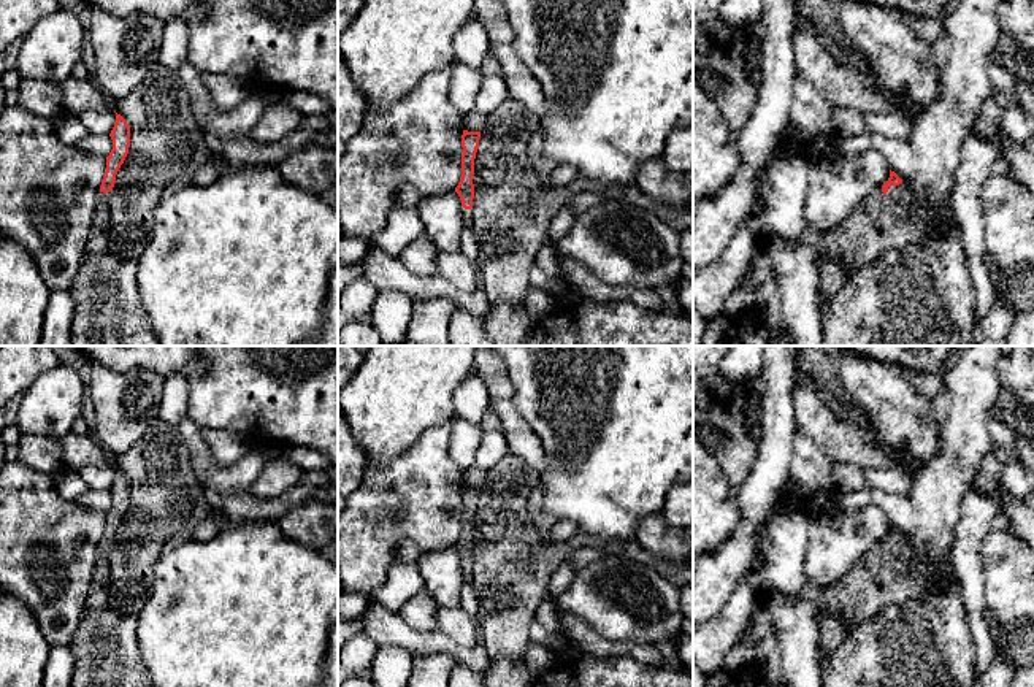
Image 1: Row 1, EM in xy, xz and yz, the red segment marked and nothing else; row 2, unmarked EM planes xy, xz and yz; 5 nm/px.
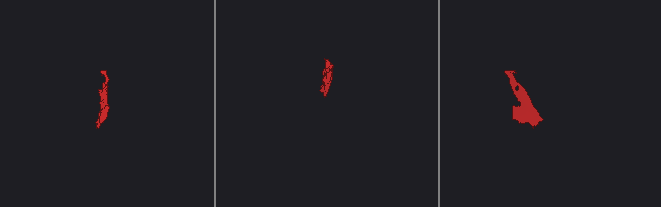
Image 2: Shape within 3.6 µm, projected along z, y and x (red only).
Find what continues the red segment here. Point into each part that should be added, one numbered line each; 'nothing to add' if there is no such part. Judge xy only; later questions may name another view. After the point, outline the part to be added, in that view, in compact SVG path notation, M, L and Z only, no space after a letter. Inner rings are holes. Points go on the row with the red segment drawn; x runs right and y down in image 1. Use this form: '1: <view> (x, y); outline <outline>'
1: xy (99, 235); outline M98 194L94 221L87 236L87 252L101 254L109 246L109 198Z

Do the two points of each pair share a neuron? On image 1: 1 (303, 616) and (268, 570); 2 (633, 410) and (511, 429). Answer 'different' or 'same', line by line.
1: same
2: different

